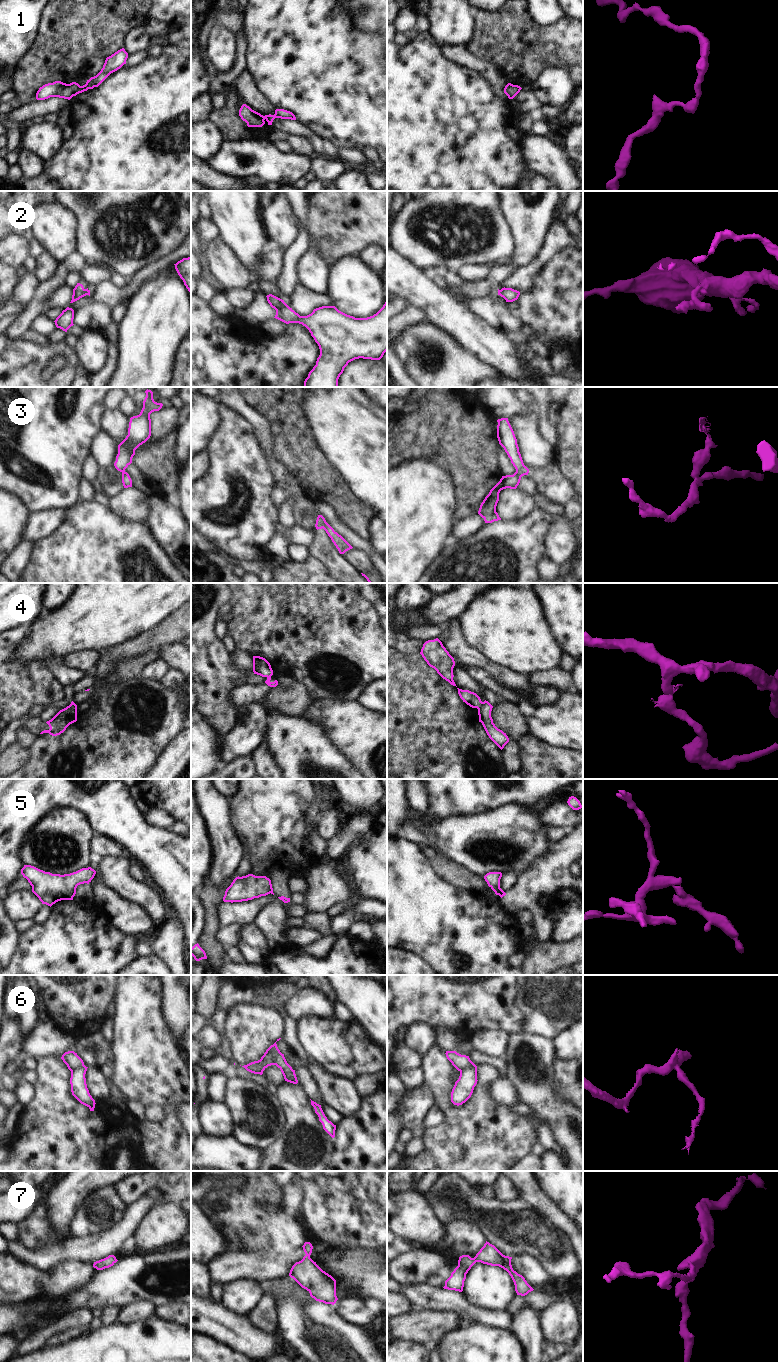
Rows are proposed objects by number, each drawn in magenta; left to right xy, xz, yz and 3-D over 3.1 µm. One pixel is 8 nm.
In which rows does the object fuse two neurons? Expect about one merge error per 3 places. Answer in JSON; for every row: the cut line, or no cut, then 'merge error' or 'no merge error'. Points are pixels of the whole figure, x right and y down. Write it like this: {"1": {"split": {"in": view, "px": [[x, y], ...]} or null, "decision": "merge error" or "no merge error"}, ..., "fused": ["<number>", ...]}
{"1": {"split": null, "decision": "no merge error"}, "2": {"split": {"in": "xz", "px": [[284, 302], [276, 310]]}, "decision": "merge error"}, "3": {"split": {"in": "xz", "px": [[318, 515], [323, 527]]}, "decision": "merge error"}, "4": {"split": {"in": "yz", "px": [[482, 702], [477, 708]]}, "decision": "merge error"}, "5": {"split": {"in": "yz", "px": [[499, 886], [494, 891]]}, "decision": "merge error"}, "6": {"split": {"in": "xz", "px": [[280, 1052], [274, 1055], [273, 1064]]}, "decision": "merge error"}, "7": {"split": null, "decision": "no merge error"}, "fused": ["2", "3", "4", "5", "6"]}

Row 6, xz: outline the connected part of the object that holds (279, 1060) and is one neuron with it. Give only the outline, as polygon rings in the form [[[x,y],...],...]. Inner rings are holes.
[[[278,1053],[274,1054],[273,1059],[274,1065],[276,1065],[282,1072],[285,1081],[297,1084],[298,1080],[295,1074],[295,1070],[287,1063],[284,1054]]]

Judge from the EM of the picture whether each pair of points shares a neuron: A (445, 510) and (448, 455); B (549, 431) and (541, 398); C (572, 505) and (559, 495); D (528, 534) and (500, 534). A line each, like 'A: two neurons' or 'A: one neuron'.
A: two neurons
B: one neuron
C: two neurons
D: one neuron

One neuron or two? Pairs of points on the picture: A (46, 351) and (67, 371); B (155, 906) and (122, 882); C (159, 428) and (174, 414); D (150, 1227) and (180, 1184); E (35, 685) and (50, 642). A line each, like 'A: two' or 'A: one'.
A: one
B: one
C: one
D: two
E: two

